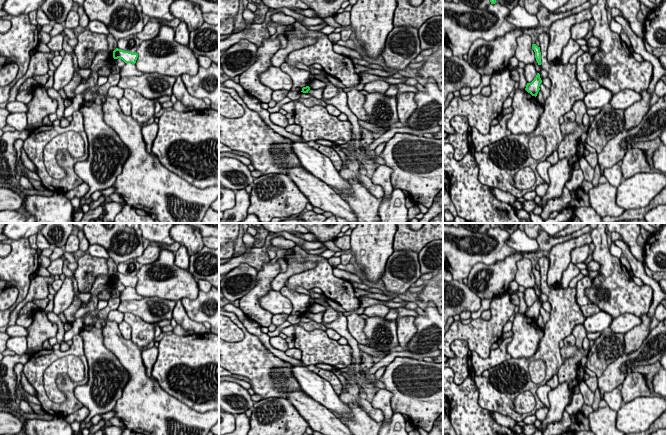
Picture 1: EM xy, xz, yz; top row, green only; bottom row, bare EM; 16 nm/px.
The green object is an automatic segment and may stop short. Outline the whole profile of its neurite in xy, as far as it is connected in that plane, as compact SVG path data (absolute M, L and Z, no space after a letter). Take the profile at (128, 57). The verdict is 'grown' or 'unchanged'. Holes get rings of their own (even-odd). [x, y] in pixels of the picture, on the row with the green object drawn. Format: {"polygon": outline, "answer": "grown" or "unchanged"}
{"polygon": "M116 48L113 51L113 58L114 59L120 58L125 63L135 64L137 58L138 58L138 54L136 52L135 53L132 53L132 52L129 52L129 51L124 51L124 50L121 50L121 49Z", "answer": "unchanged"}

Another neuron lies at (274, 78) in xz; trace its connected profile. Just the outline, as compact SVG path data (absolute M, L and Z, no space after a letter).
M273 65L260 74L259 79L263 85L271 88L273 91L286 90L289 92L293 86L290 76Z

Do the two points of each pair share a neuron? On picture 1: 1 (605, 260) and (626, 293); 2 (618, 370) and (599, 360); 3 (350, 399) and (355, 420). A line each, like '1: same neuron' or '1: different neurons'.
1: same neuron
2: different neurons
3: same neuron

